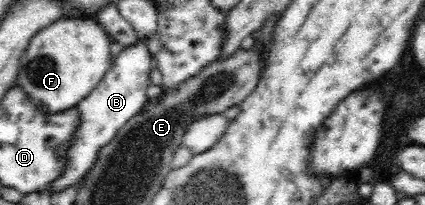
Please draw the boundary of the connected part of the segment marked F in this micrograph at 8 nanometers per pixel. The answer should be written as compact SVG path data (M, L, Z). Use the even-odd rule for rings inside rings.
M91 17L63 18L31 38L27 50L21 58L17 86L23 88L35 102L44 102L51 113L73 108L91 95L91 92L106 76L107 70L111 69L113 63L109 45L112 41L109 33Z

